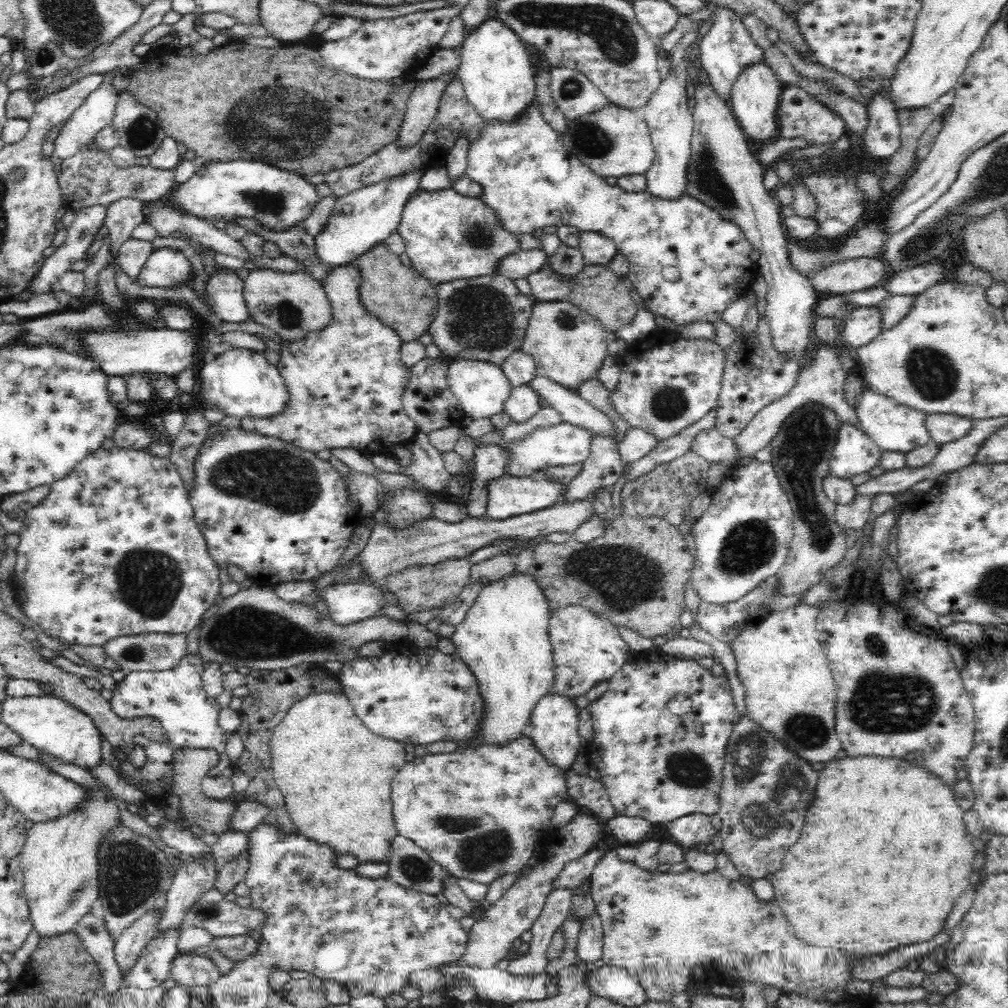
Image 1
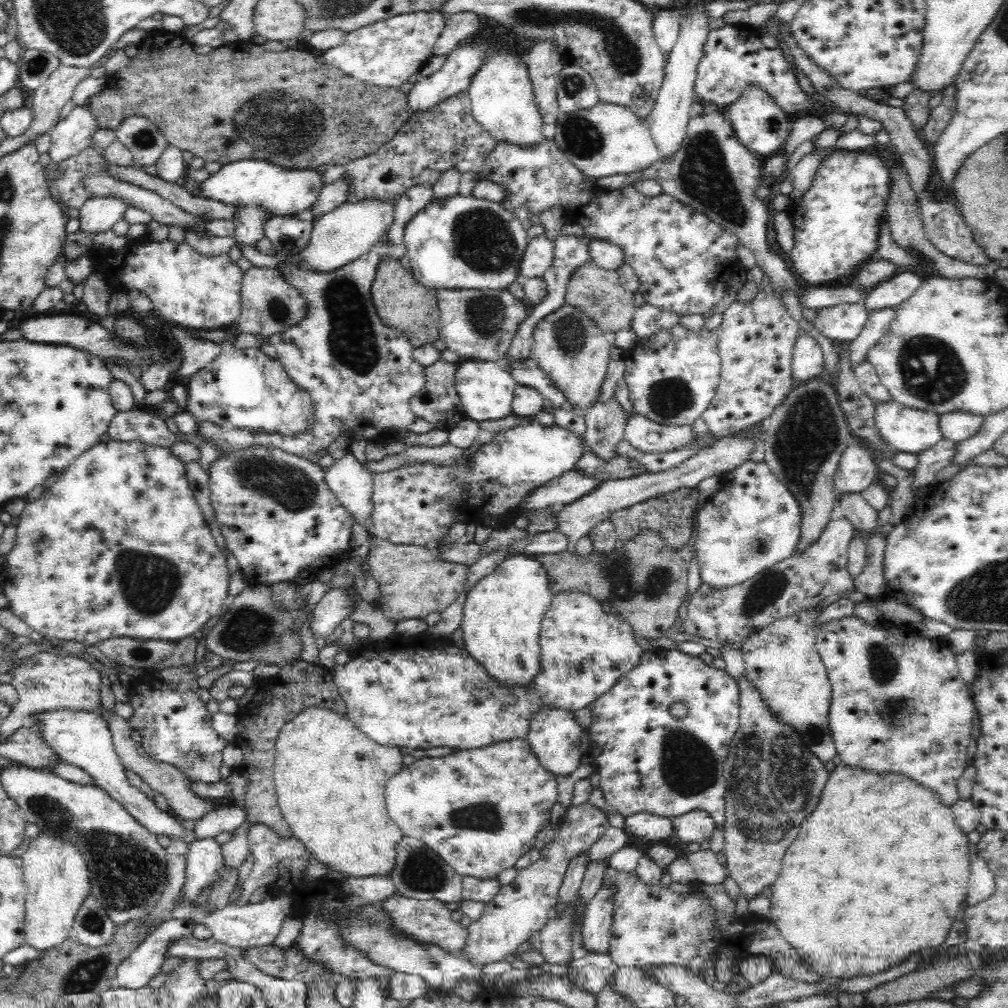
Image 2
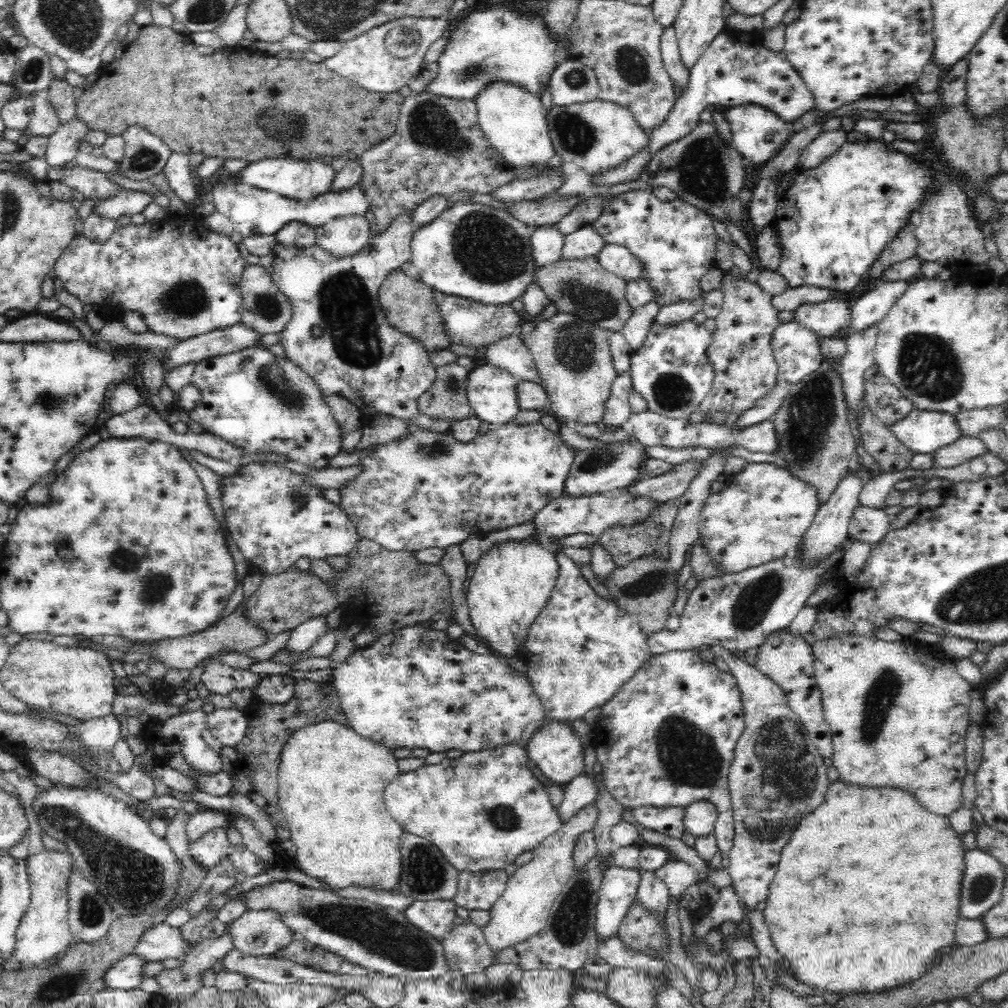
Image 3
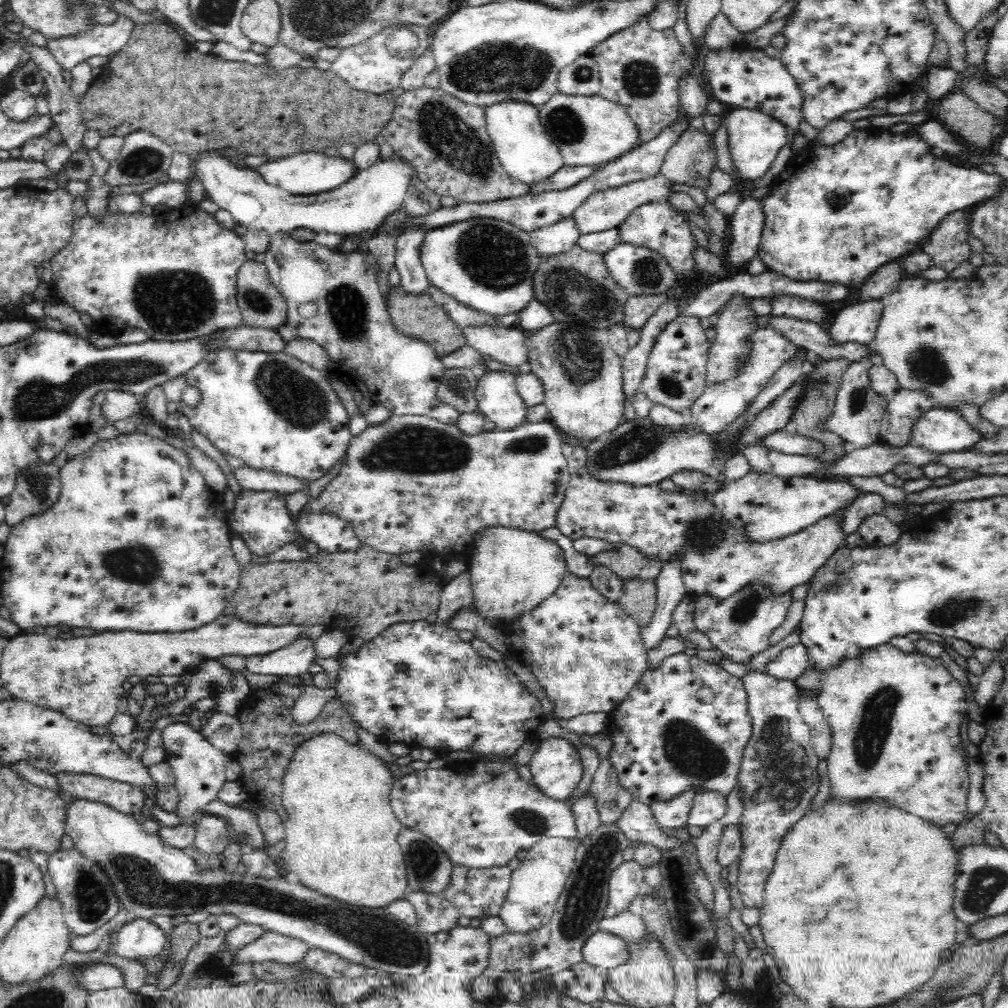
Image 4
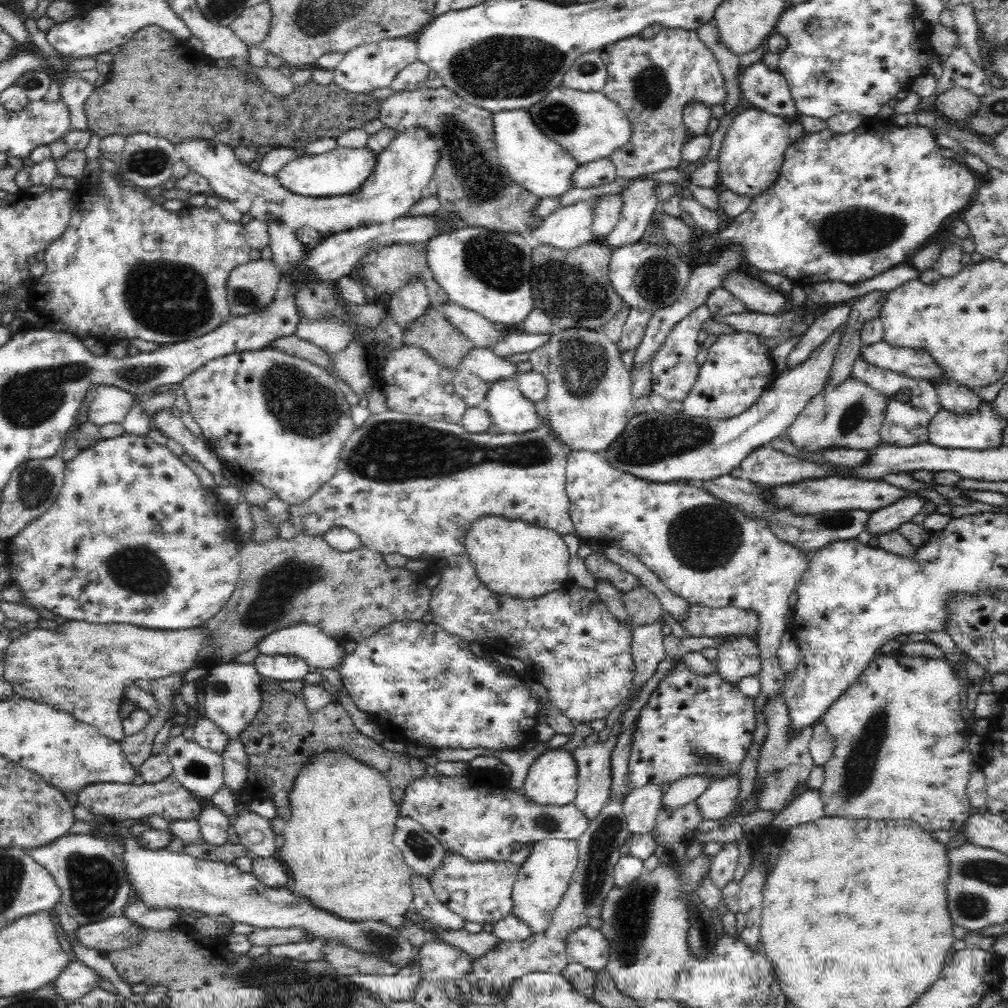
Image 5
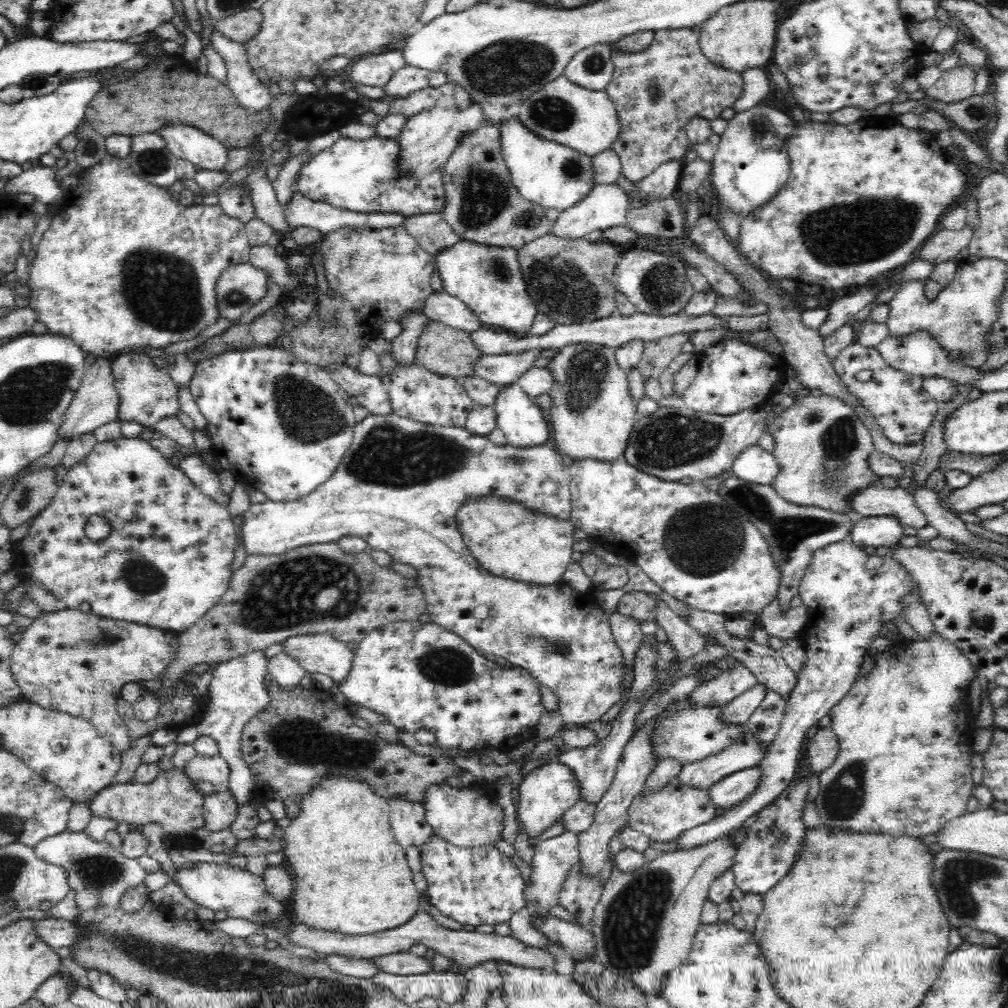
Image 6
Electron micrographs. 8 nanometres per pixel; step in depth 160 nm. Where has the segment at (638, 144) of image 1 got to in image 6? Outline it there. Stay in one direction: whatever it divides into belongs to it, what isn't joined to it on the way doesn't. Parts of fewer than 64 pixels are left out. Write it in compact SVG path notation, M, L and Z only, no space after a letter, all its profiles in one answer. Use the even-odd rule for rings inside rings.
M565 75L548 83L524 101L517 118L530 132L548 142L573 148L589 158L610 149L621 131L617 110L606 91L582 88Z

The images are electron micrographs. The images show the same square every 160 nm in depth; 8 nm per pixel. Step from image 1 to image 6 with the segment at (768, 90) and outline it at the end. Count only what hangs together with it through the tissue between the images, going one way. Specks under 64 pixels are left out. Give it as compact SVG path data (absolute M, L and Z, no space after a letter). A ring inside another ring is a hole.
M758 104L750 110L735 113L727 120L725 132L720 136L720 142L712 162L712 184L719 202L731 208L738 216L746 216L752 208L768 202L786 184L790 174L790 163L785 140L794 134L794 121L784 112L774 107Z

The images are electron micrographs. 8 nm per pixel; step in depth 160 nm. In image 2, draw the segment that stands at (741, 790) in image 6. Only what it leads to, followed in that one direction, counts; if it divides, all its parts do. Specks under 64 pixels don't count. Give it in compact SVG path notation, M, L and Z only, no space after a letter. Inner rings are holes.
M696 809L671 819L674 836L685 843L707 845L716 830L714 819L706 811Z

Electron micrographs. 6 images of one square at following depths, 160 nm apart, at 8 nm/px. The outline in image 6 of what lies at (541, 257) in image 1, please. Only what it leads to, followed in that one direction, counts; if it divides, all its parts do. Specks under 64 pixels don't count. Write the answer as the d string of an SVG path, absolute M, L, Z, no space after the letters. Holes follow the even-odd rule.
M618 183L594 185L580 202L559 211L557 219L552 222L550 233L558 238L578 240L584 239L593 230L605 230L611 226L624 225L629 204L626 191Z

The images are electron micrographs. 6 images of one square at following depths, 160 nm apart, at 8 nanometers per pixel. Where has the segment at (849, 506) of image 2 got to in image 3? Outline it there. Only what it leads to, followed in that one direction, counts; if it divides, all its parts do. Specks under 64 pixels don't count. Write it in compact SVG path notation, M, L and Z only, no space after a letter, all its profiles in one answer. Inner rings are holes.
M858 504L848 524L848 538L870 545L879 542L890 530L891 517L883 509Z

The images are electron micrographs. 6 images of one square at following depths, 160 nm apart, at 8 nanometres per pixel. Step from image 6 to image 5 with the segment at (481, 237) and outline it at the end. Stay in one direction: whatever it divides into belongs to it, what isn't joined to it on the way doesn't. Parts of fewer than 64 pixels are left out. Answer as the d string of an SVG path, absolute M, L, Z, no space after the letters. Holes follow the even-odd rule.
M419 86L395 92L382 100L379 120L396 134L405 133L411 127L422 129L432 137L439 160L428 180L425 194L439 198L442 209L459 214L462 226L483 226L521 235L540 226L542 219L532 217L539 198L512 180L500 164L489 110L468 104L444 86Z

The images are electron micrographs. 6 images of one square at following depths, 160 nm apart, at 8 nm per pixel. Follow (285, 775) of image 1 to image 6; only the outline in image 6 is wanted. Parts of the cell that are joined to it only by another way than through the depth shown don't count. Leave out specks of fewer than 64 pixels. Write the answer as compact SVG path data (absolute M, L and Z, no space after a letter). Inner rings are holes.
M328 774L322 780L316 782L314 788L310 788L310 792L306 792L300 800L300 812L298 816L291 820L291 823L283 829L284 831L284 845L282 848L282 856L286 856L292 872L294 872L293 880L293 894L292 894L292 908L296 912L298 923L308 925L310 928L321 928L322 930L336 930L342 934L358 935L358 934L372 934L372 932L380 932L382 930L390 930L402 924L408 923L410 918L419 910L421 902L418 891L413 884L413 877L411 869L407 862L405 850L395 842L394 835L392 835L390 818L389 801L384 797L378 796L371 784L363 780L356 780L355 778L348 778L344 774Z

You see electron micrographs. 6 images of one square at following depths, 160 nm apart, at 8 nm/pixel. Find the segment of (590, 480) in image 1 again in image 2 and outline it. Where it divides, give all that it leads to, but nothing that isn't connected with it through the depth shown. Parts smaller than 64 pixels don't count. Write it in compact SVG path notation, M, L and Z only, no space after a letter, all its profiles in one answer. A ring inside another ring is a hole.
M612 398L608 404L593 404L583 415L586 424L583 440L590 451L604 461L615 459L627 424L626 413Z

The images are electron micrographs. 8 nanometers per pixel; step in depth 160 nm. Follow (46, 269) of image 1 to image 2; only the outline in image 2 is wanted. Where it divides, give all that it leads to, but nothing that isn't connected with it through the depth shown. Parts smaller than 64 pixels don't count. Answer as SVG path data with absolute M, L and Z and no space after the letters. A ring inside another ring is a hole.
M92 197L78 209L78 231L90 237L106 232L122 218L126 206L126 203L114 197Z

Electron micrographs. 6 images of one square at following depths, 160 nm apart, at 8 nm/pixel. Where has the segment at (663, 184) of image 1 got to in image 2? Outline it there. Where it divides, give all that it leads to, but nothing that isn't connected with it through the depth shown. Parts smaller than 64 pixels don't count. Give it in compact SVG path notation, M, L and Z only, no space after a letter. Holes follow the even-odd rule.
M694 11L688 18L681 18L680 36L674 48L666 54L664 78L656 102L644 120L648 122L654 145L660 153L660 158L676 156L683 140L687 136L687 126L692 114L690 106L694 104L694 85L697 77L697 66L702 58L702 46L709 34L708 18L702 11Z

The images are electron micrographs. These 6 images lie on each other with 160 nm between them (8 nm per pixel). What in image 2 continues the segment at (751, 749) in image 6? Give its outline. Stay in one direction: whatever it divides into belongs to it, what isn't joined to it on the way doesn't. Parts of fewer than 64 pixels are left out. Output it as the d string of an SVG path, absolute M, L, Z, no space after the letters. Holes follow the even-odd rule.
M639 812L625 817L622 829L636 838L659 841L672 834L672 823L669 818Z

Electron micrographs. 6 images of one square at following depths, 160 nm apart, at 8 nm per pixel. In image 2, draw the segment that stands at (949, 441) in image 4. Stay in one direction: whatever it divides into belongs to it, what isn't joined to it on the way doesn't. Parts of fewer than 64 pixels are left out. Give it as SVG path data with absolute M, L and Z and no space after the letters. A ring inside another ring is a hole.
M894 400L874 403L874 421L881 440L892 450L918 454L942 439L938 429L938 415L932 411L918 410L897 404Z

